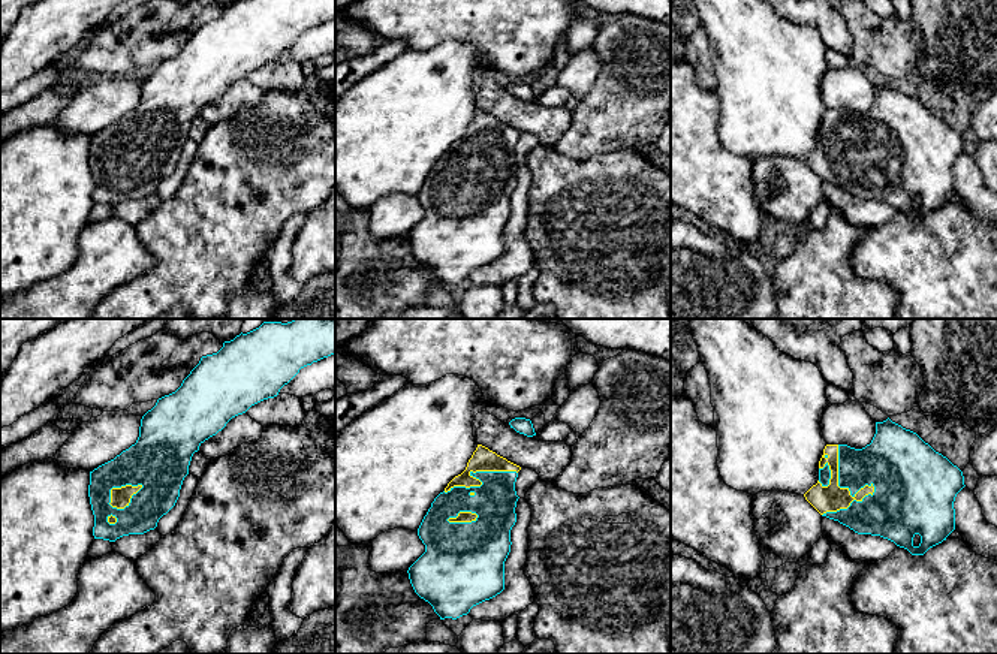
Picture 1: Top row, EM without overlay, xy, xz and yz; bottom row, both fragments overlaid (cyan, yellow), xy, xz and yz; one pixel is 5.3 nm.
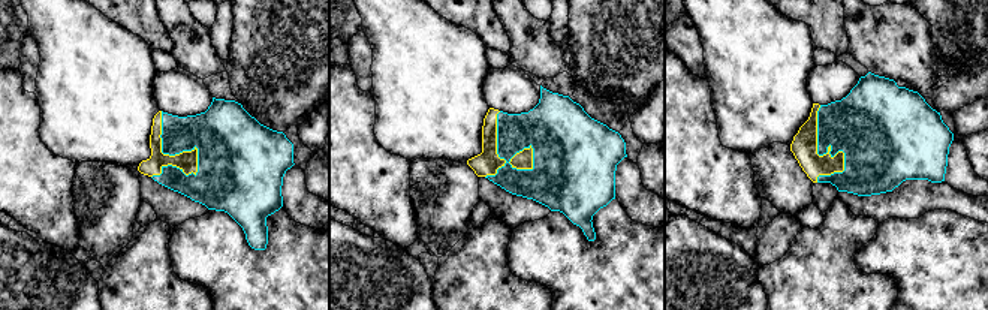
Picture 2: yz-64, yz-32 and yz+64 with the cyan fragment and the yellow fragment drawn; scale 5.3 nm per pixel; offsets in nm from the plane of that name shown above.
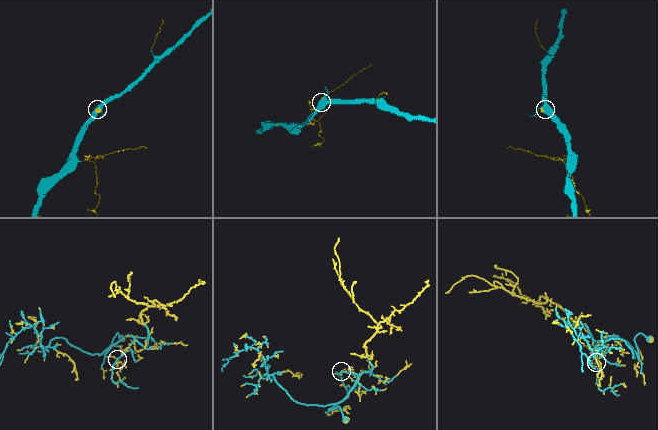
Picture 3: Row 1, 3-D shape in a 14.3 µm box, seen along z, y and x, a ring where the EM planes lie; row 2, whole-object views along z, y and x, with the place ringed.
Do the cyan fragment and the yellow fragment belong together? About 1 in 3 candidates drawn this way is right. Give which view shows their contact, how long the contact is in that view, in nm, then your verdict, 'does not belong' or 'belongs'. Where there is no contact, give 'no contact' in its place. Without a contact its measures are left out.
contact in yz; length 400 nm; belongs

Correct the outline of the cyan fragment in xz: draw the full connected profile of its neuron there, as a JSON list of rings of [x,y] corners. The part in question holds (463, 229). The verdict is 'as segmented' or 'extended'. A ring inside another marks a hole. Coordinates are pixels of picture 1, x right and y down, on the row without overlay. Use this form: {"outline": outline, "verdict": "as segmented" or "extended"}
{"outline": [[[478,109],[466,135],[440,157],[424,181],[418,201],[425,217],[409,232],[415,257],[428,266],[440,284],[457,284],[504,254],[504,226],[510,217],[510,195],[516,187],[515,147],[519,130]]], "verdict": "extended"}

